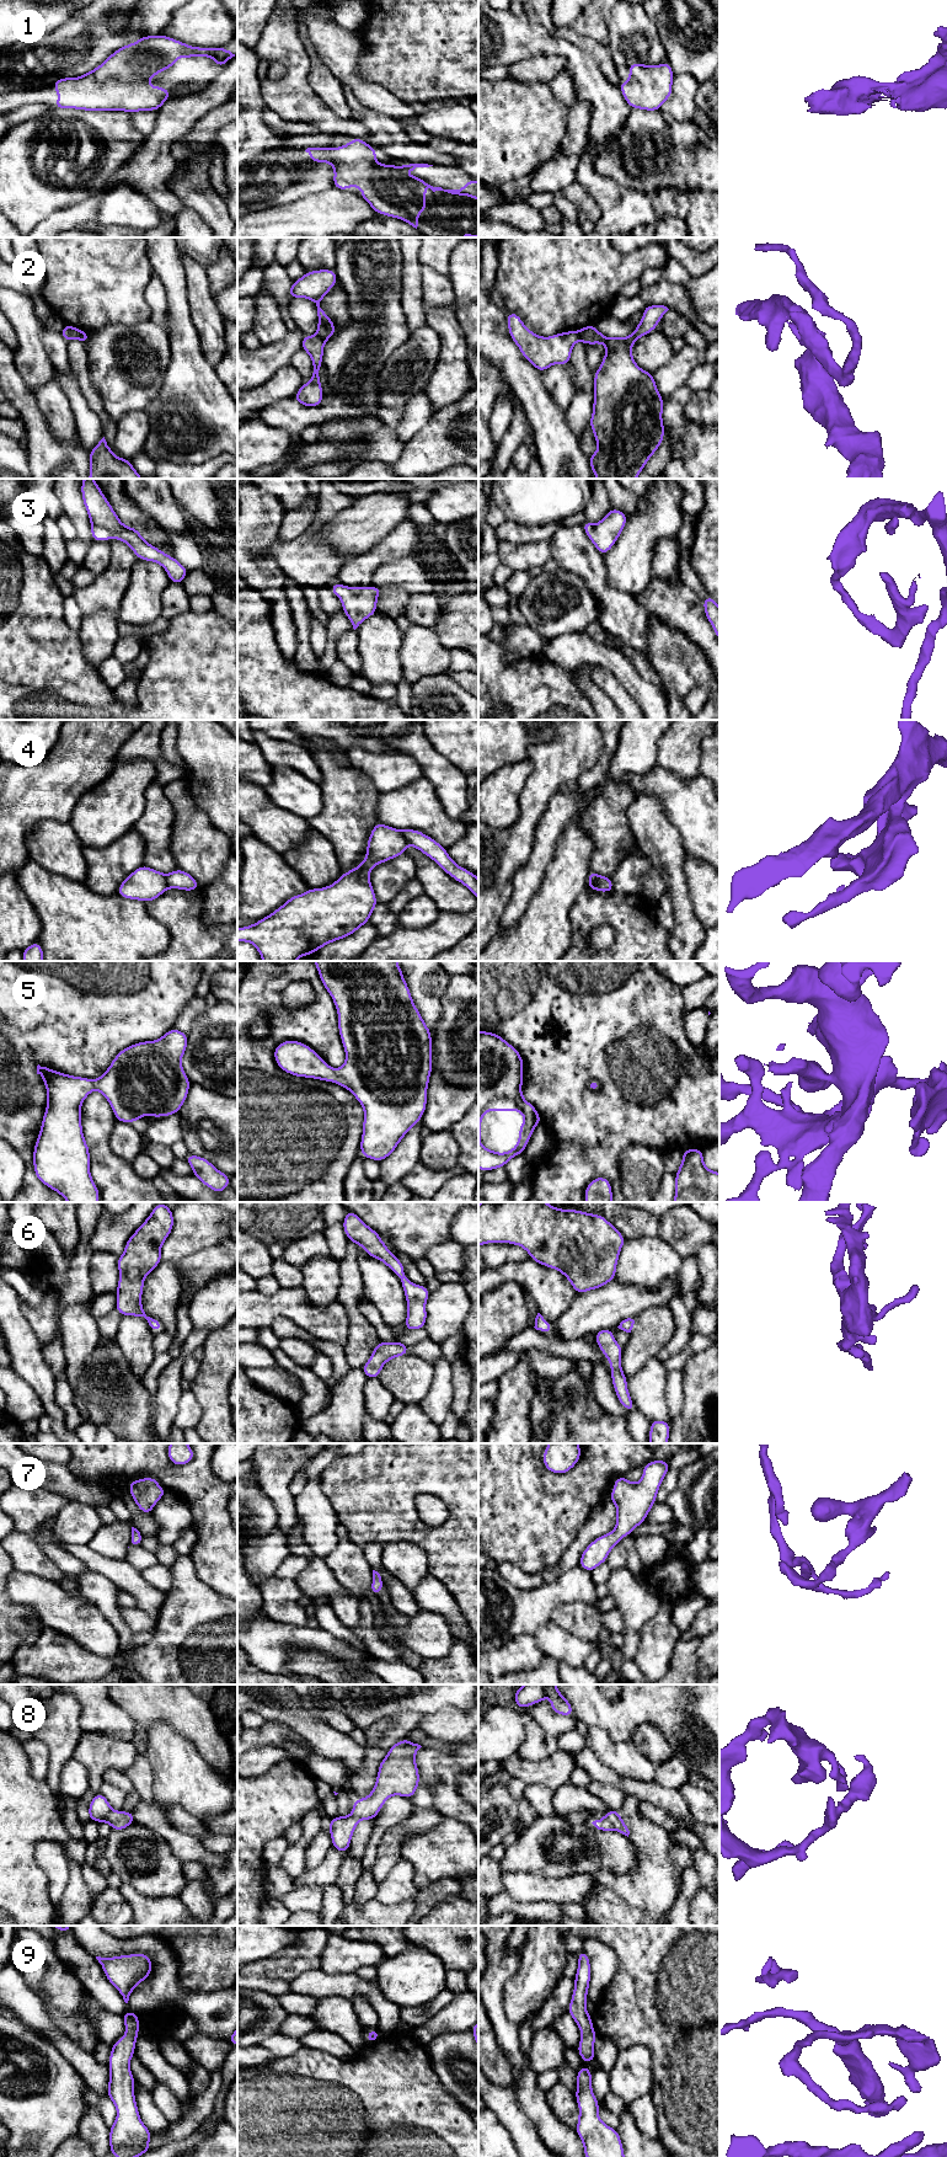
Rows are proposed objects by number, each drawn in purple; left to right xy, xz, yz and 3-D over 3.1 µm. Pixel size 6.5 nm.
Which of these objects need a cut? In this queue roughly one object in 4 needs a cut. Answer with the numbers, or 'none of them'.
2, 4

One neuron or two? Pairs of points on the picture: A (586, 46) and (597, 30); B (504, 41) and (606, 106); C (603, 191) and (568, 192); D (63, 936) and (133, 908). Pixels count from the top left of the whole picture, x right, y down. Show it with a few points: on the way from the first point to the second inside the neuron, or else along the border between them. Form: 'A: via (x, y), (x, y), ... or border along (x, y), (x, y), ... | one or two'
A: border along (571, 27), (576, 32), (608, 47) | two
B: via (533, 41), (561, 47), (582, 68), (587, 78) | one
C: border along (576, 181), (590, 196), (602, 215) | two
D: via (80, 936), (105, 936), (116, 925) | one

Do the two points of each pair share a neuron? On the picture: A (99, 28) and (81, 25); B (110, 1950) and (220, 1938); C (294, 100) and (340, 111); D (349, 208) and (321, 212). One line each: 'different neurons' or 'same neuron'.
A: same neuron
B: different neurons
C: different neurons
D: same neuron

